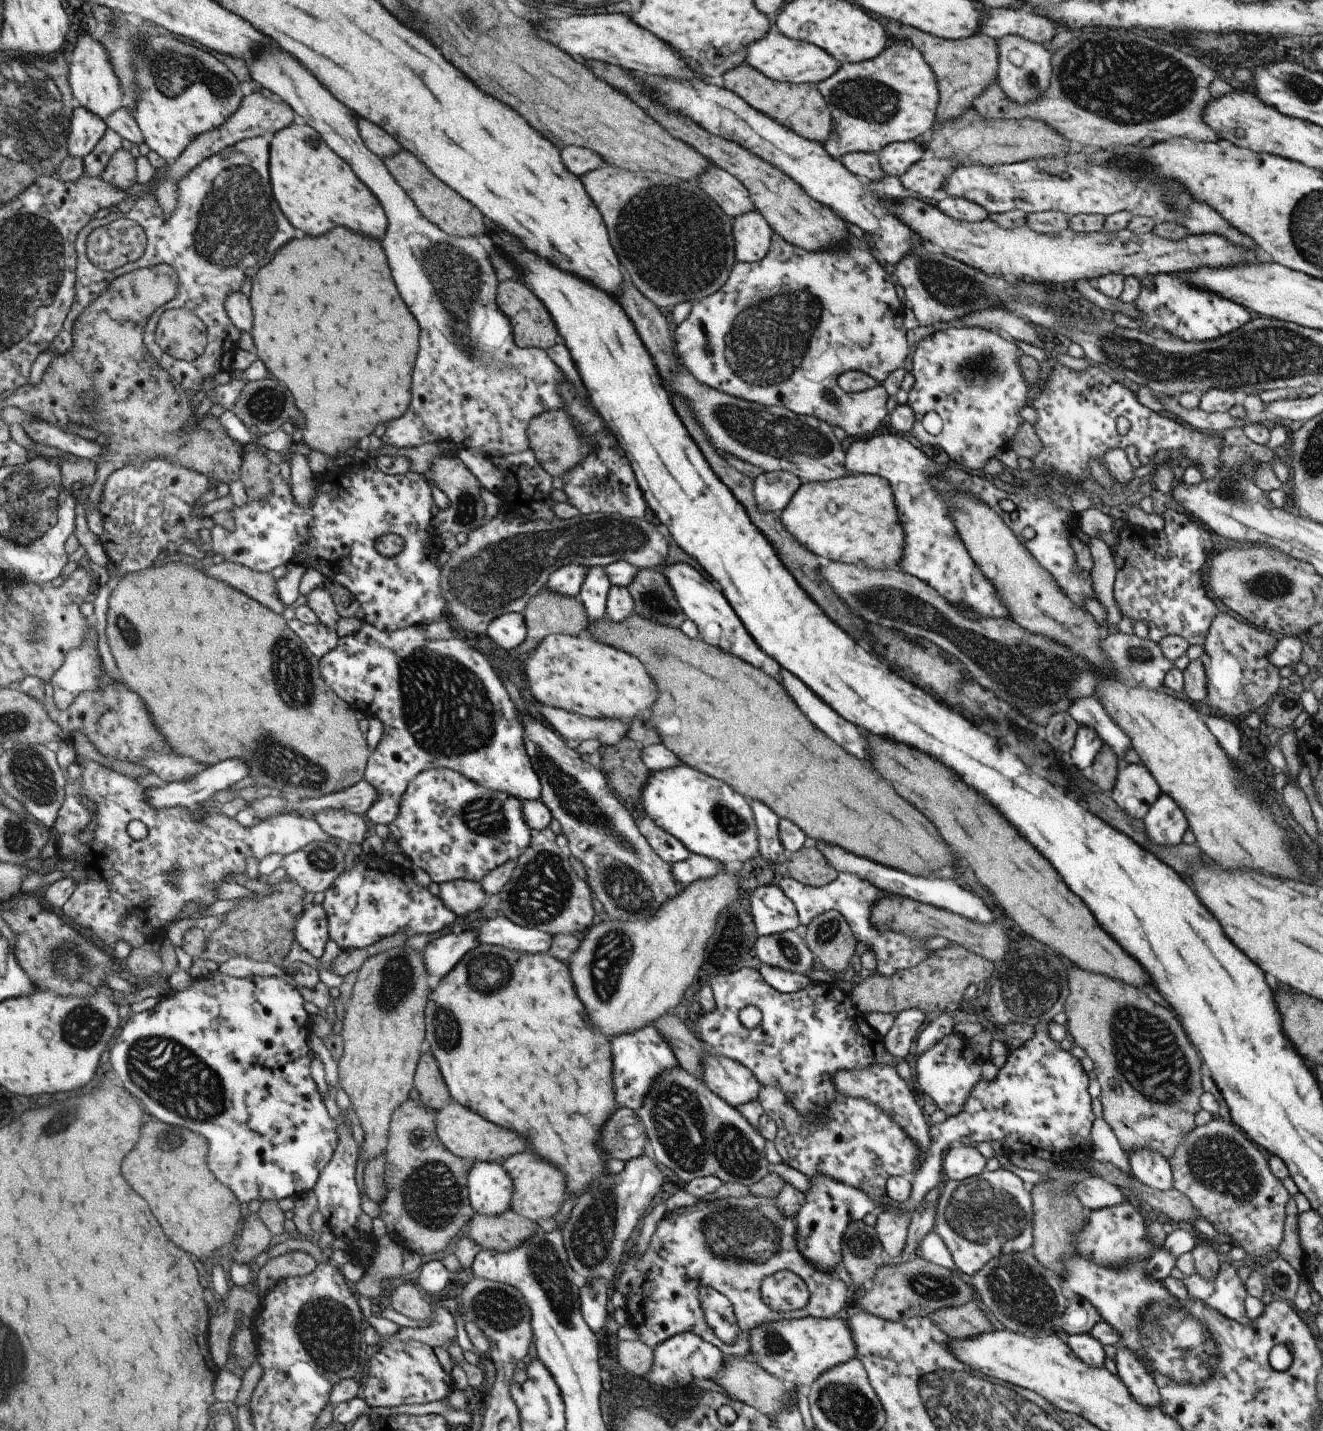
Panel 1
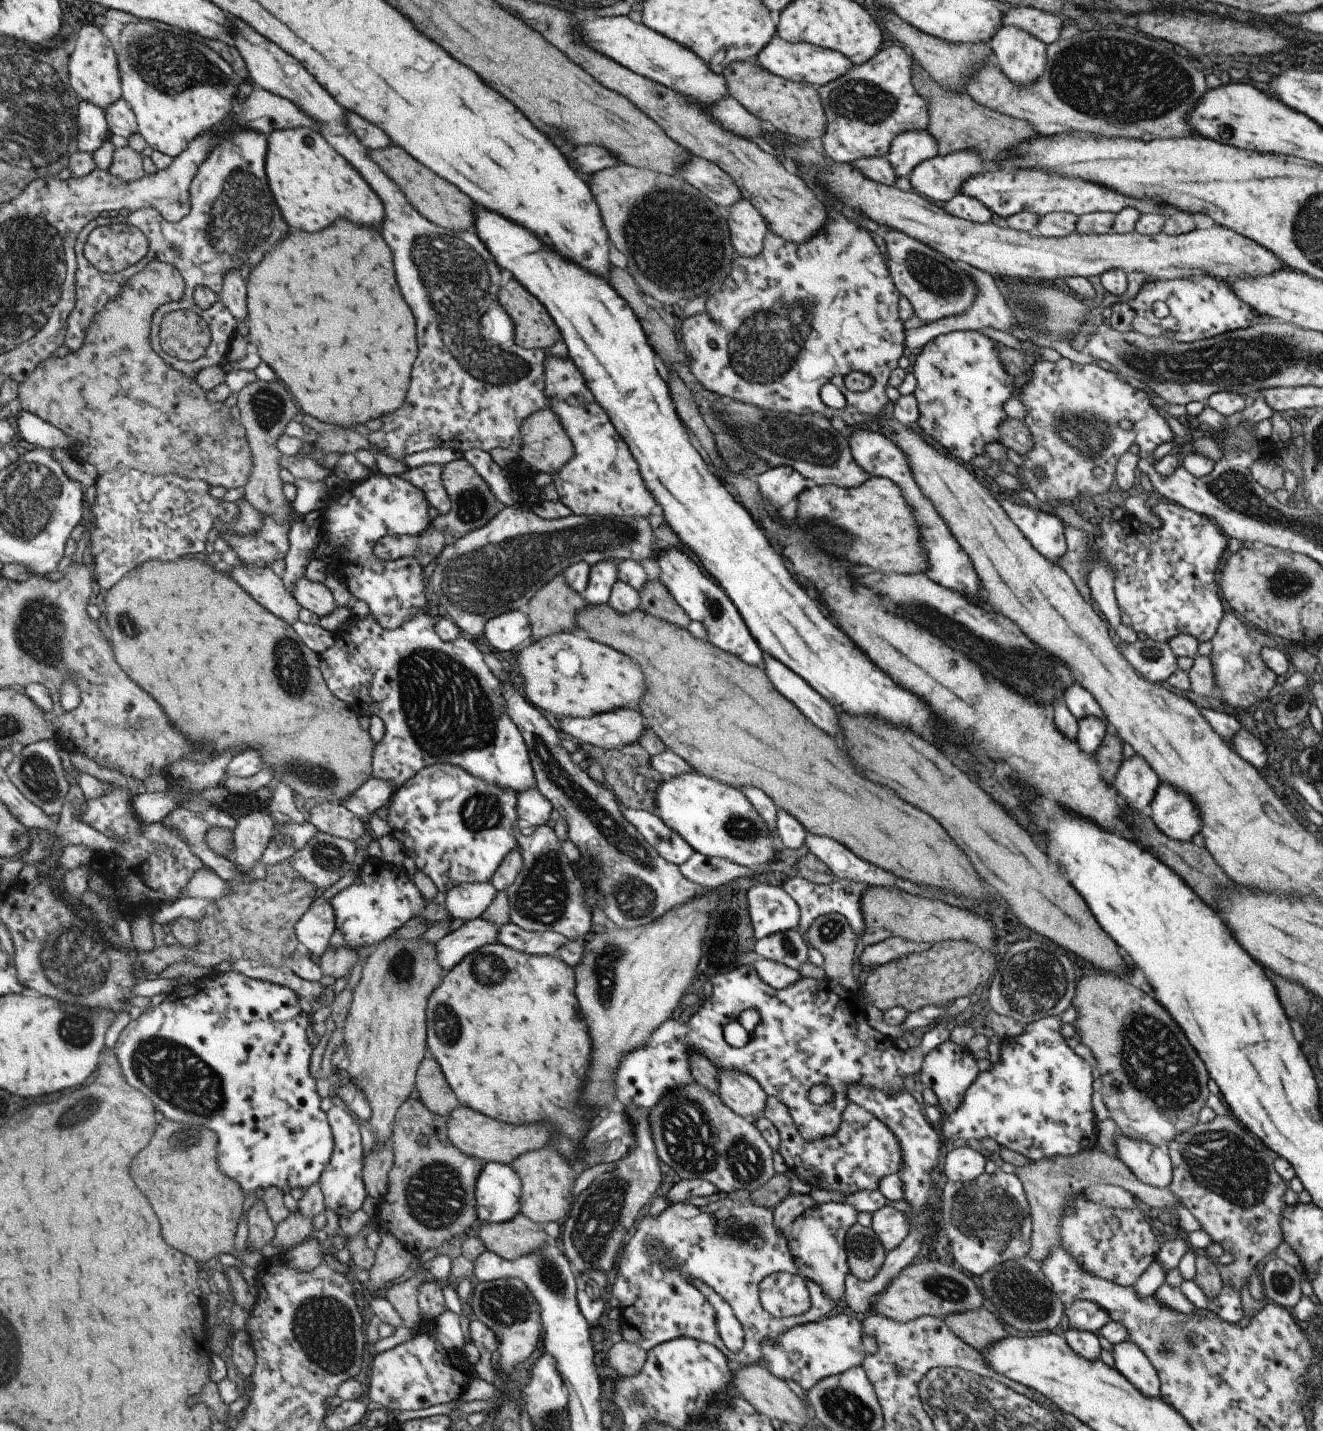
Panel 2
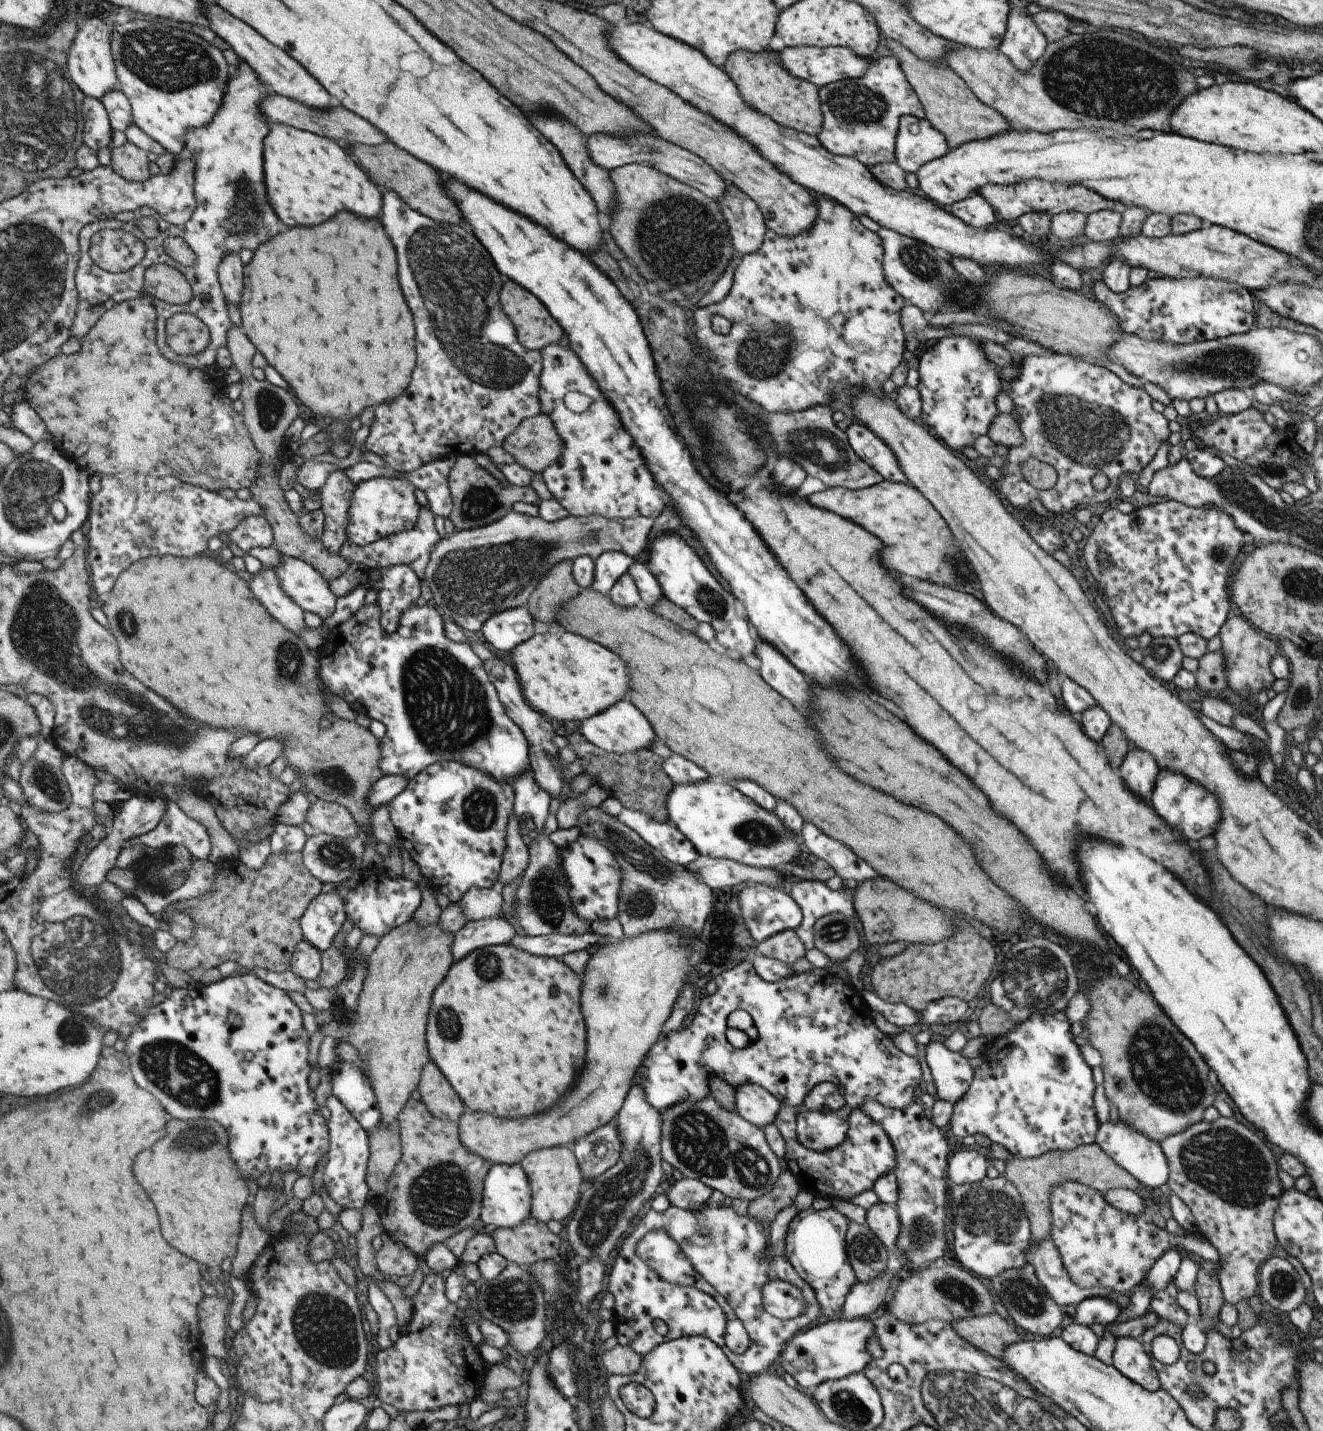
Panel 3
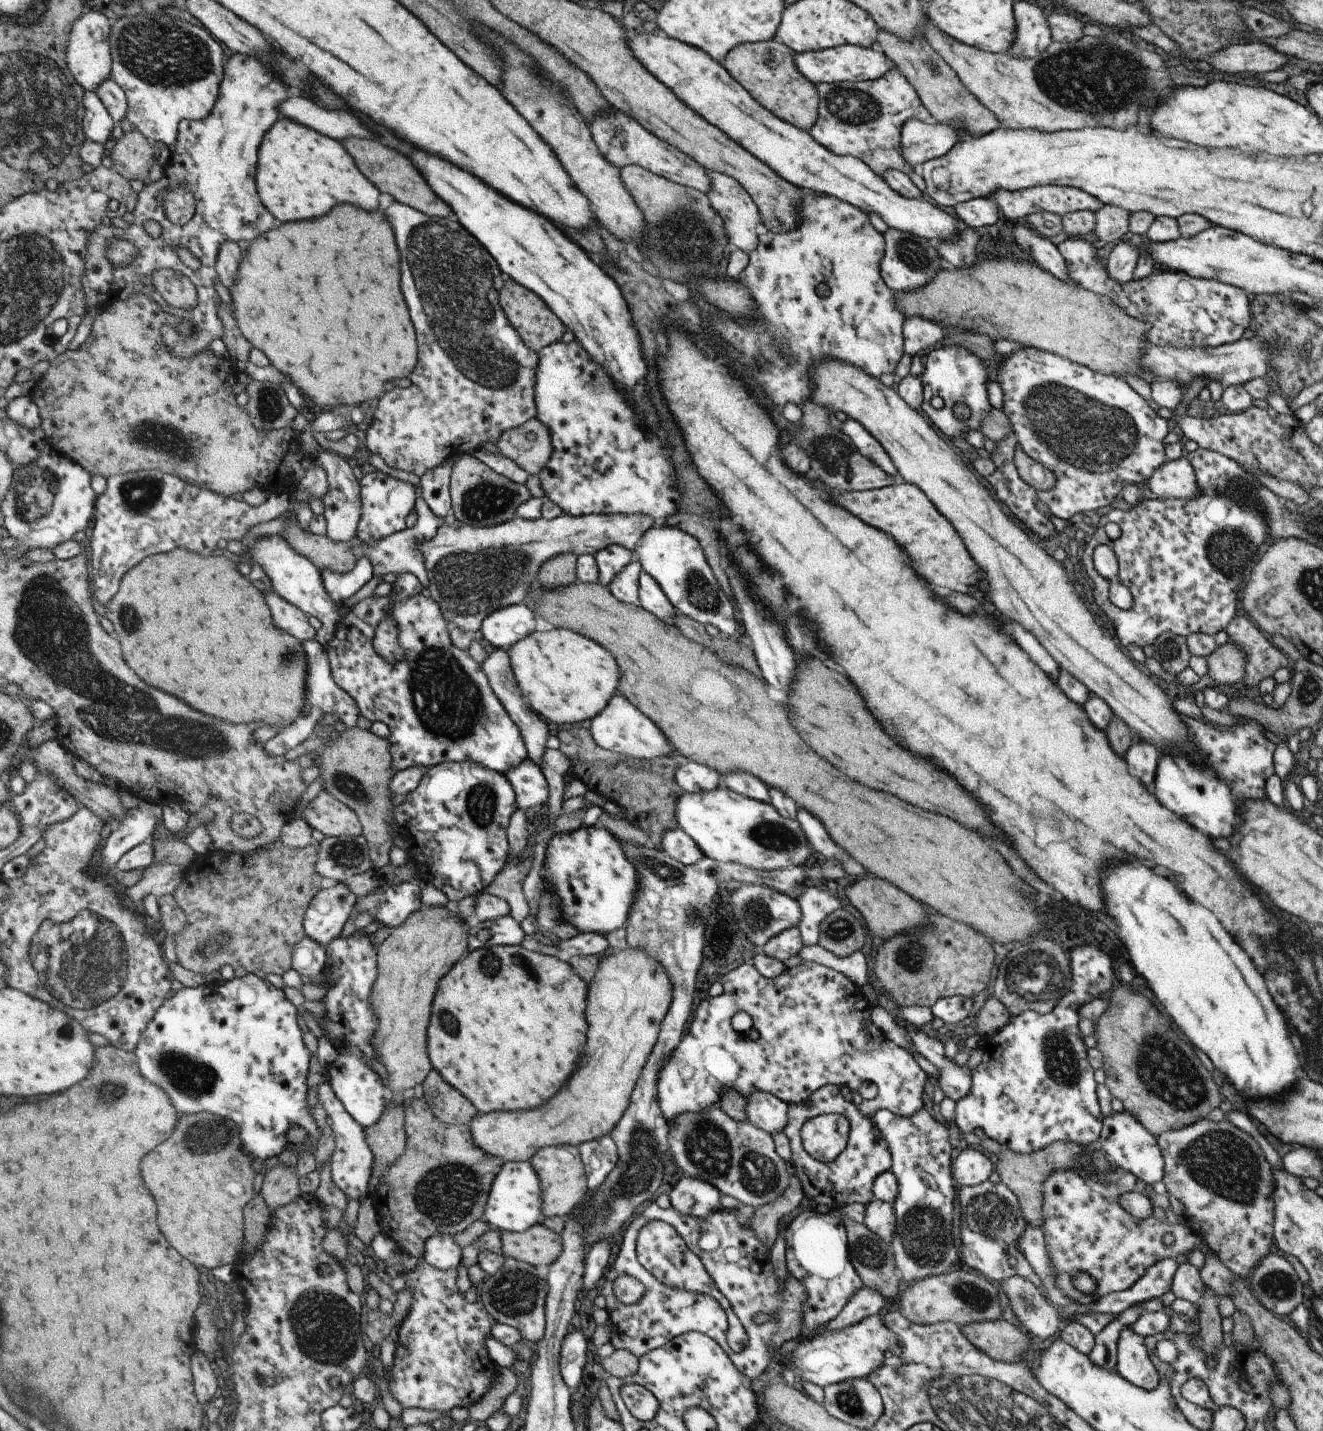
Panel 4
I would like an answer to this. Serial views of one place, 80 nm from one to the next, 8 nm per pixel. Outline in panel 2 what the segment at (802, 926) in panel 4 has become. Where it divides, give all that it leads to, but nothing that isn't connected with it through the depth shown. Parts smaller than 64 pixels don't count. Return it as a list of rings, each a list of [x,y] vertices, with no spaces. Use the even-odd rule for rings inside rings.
[[[789,878],[782,885],[782,890],[795,902],[797,909],[799,910],[799,923],[797,931],[801,934],[807,933],[807,928],[810,923],[826,913],[842,914],[847,920],[853,934],[855,936],[863,936],[865,932],[865,924],[863,924],[863,912],[862,912],[862,896],[863,892],[867,890],[865,884],[859,884],[853,880],[835,880],[831,884],[822,887],[810,887],[803,878]]]

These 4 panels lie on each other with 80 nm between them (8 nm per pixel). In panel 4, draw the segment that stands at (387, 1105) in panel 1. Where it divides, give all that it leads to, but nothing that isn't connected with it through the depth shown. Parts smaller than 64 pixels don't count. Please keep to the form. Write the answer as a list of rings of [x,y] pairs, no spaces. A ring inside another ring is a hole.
[[[450,906],[428,907],[415,911],[382,942],[378,950],[379,978],[371,995],[372,1007],[379,1017],[374,1045],[388,1073],[388,1103],[398,1105],[412,1088],[421,1084],[434,1069],[428,1052],[431,1006],[440,982],[458,960],[469,954],[471,929]]]

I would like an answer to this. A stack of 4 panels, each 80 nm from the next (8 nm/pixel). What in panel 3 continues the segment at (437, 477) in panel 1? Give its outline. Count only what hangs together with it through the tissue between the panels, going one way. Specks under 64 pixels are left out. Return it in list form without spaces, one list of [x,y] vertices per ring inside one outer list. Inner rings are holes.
[[[475,455],[459,456],[449,476],[449,488],[451,490],[454,510],[447,518],[455,530],[471,530],[485,527],[498,522],[513,510],[517,502],[535,504],[540,502],[539,494],[531,486],[512,486],[495,480],[491,472],[487,472],[477,460]]]

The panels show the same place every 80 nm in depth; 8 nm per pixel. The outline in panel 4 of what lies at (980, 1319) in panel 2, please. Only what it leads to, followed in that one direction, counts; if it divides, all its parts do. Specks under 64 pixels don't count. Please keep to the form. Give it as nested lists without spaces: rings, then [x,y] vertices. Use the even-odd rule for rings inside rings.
[[[1001,1317],[998,1320],[971,1322],[958,1327],[974,1348],[992,1360],[1016,1362],[1029,1349],[1029,1335]]]

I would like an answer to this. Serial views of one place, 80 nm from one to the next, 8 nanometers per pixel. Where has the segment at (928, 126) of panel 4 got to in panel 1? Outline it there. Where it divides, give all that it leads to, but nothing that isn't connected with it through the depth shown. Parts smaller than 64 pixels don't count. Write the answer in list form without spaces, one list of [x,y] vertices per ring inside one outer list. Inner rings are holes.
[[[907,140],[907,142],[897,142],[883,146],[876,153],[879,168],[888,176],[901,176],[911,164],[918,162],[922,158],[928,157],[927,149],[919,146],[919,140]]]

